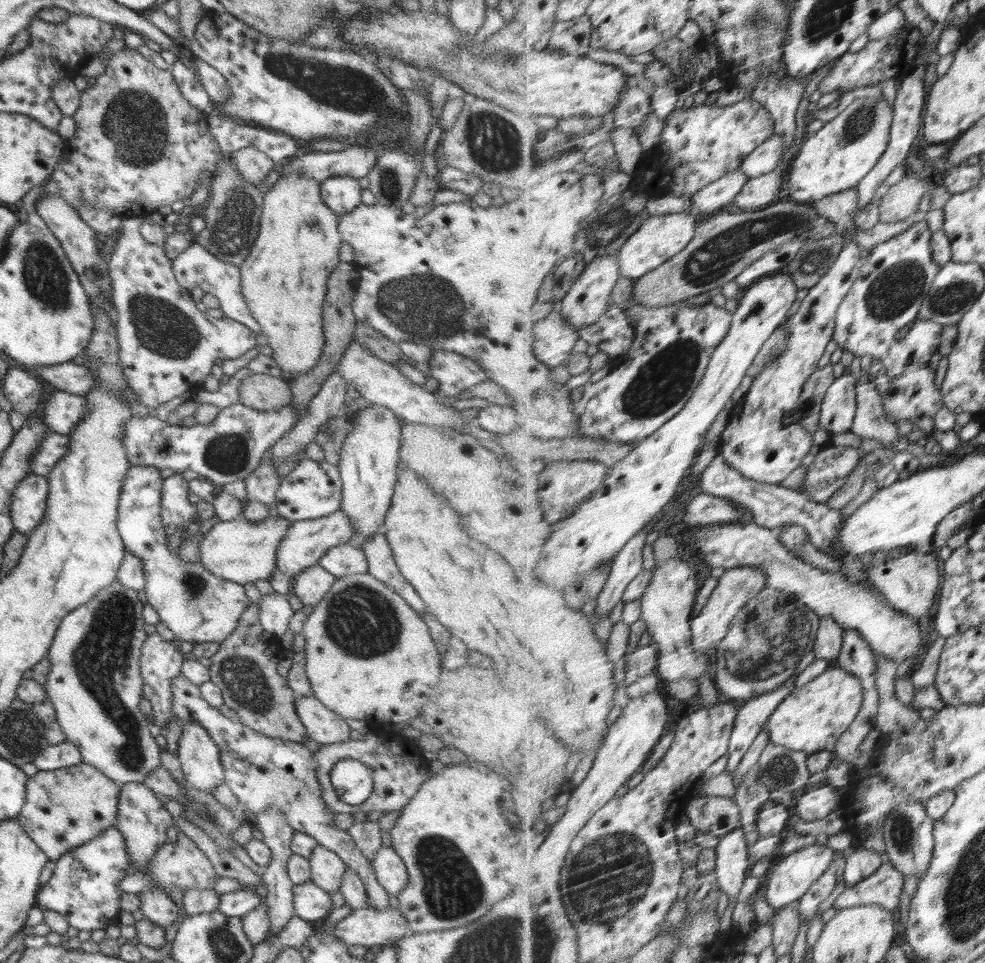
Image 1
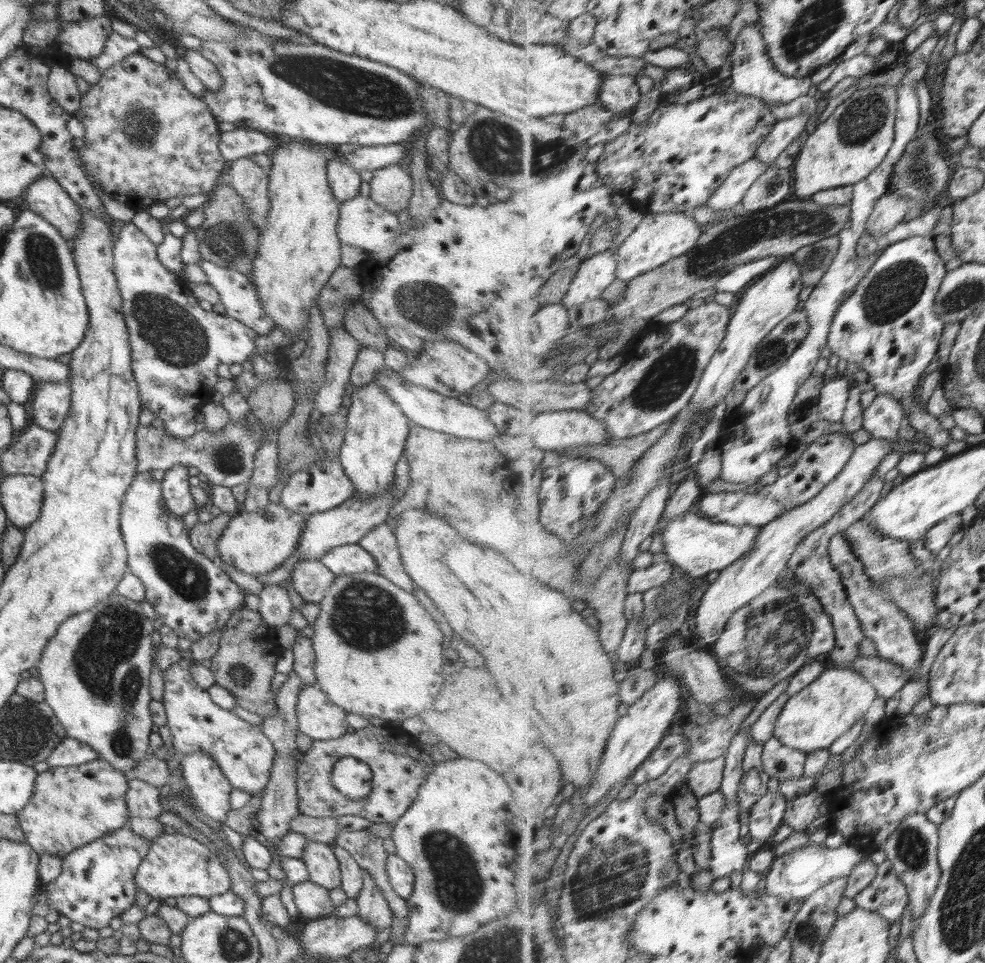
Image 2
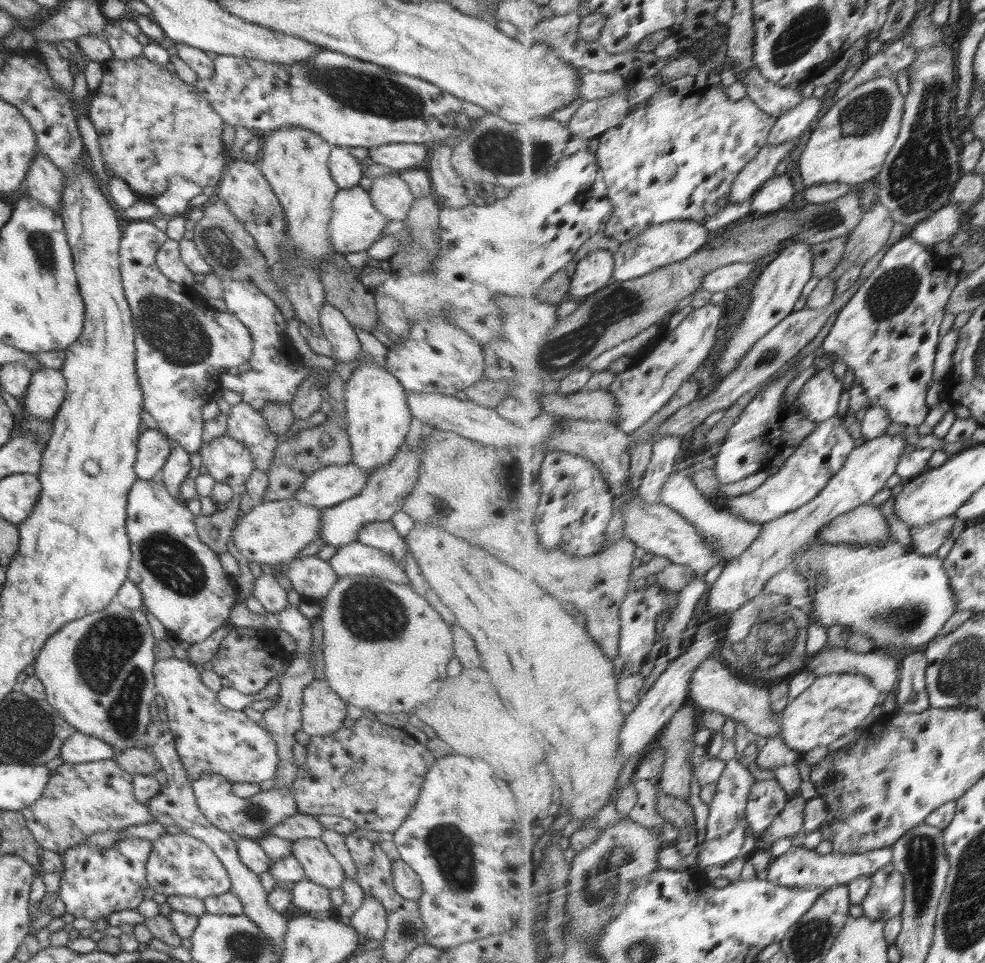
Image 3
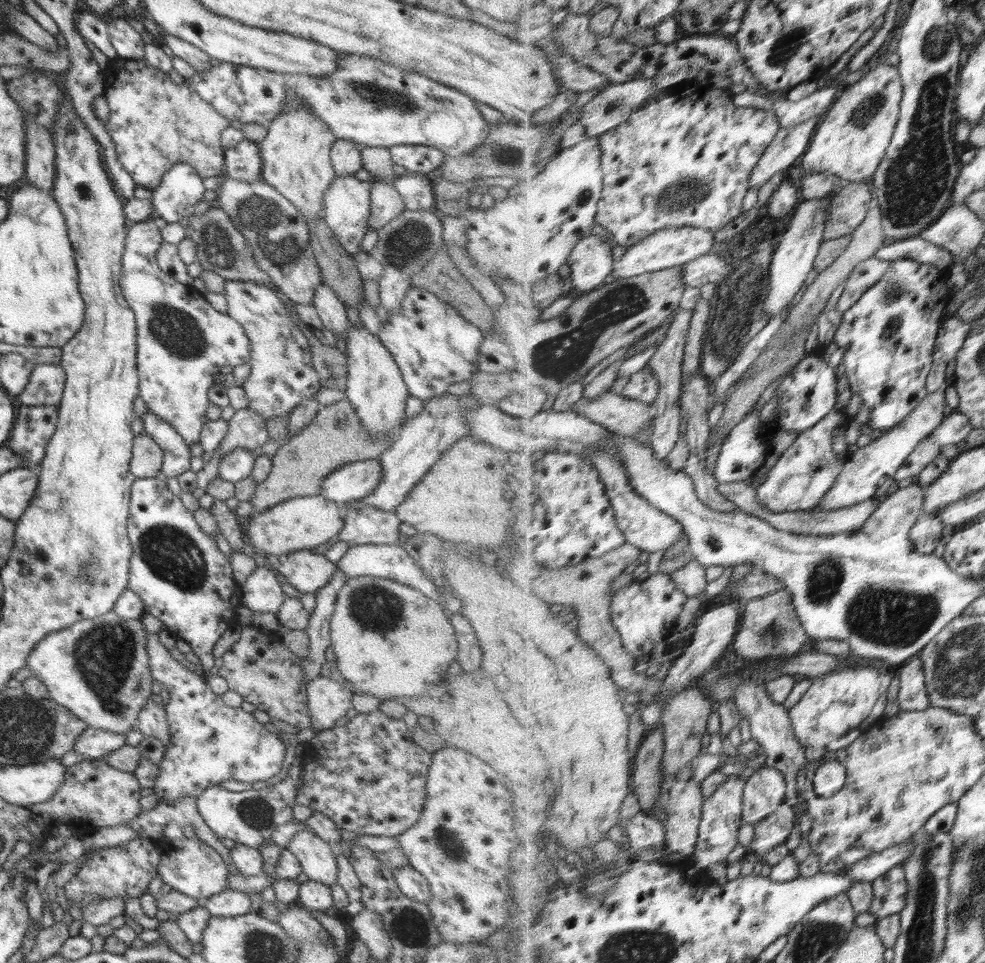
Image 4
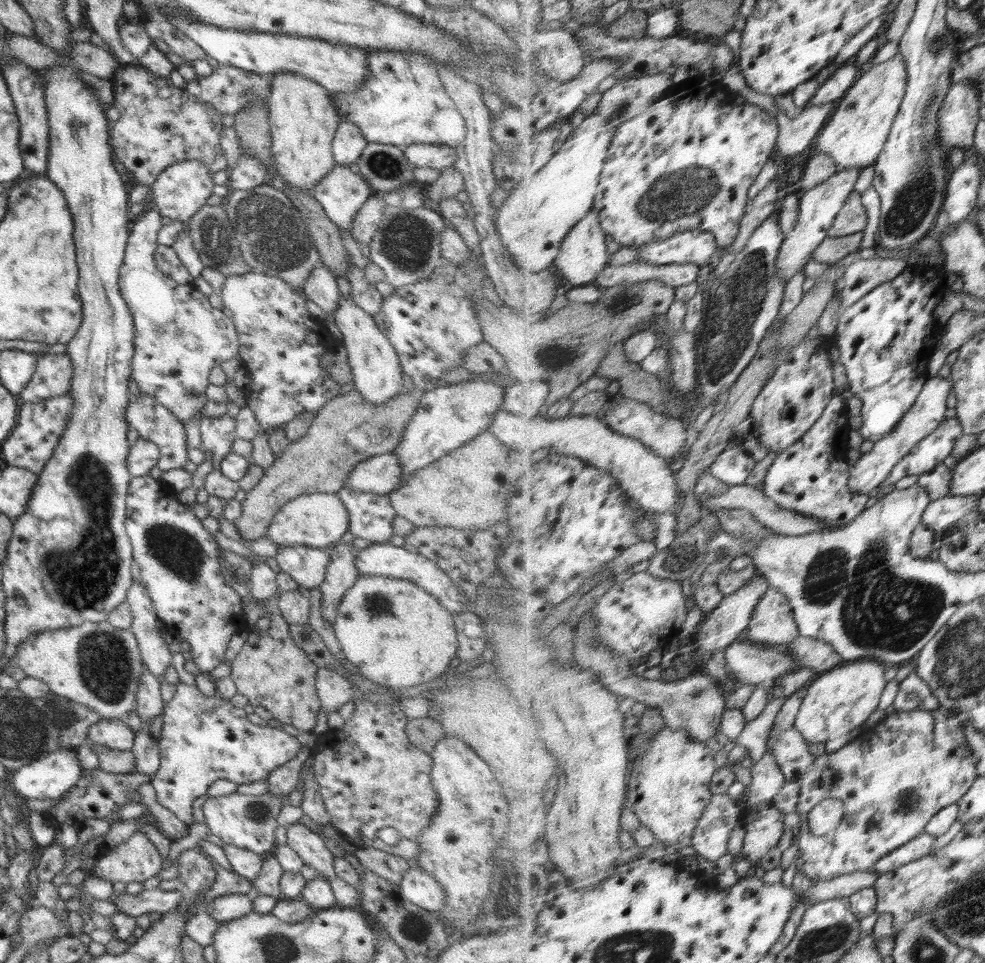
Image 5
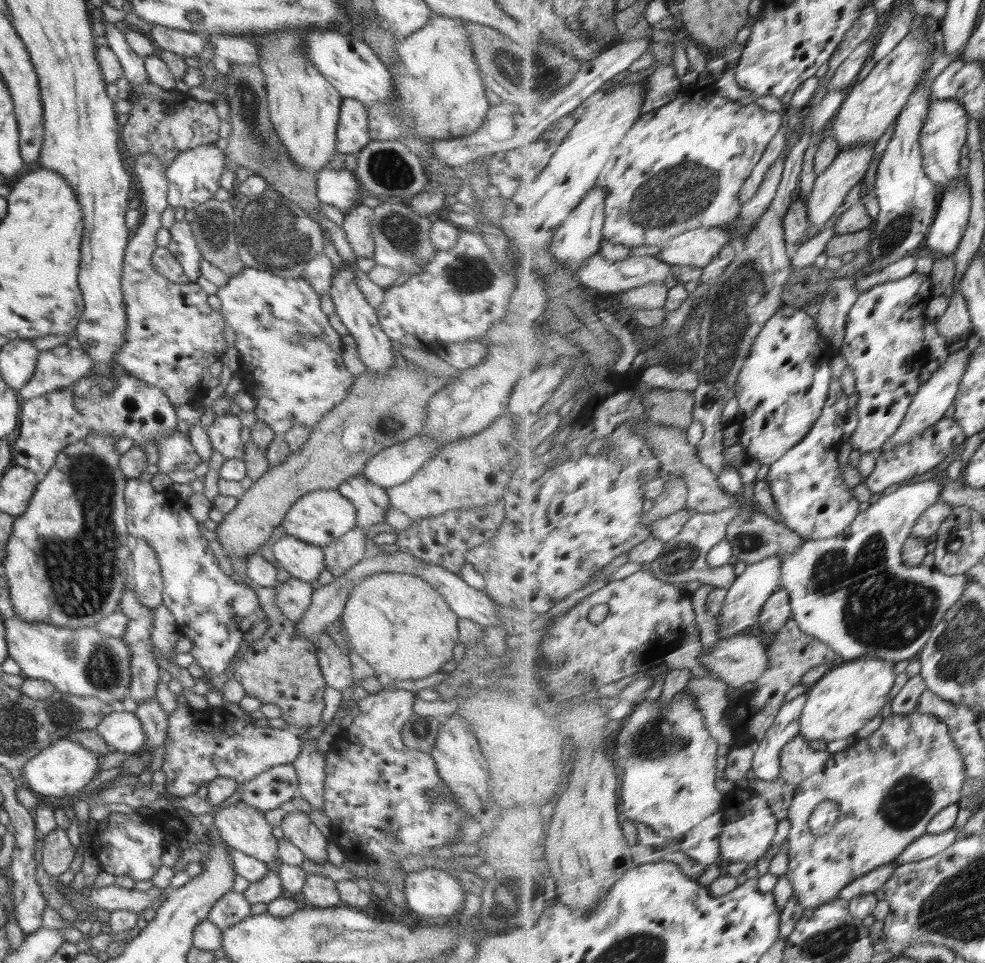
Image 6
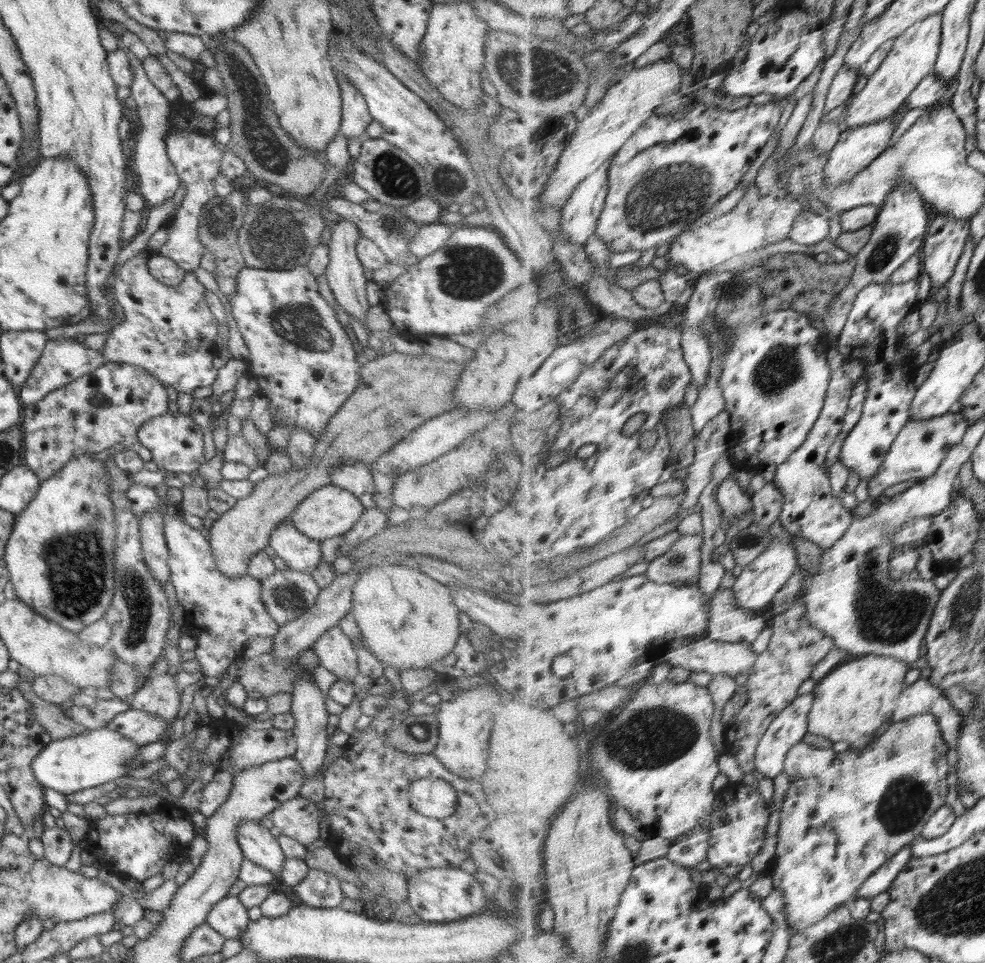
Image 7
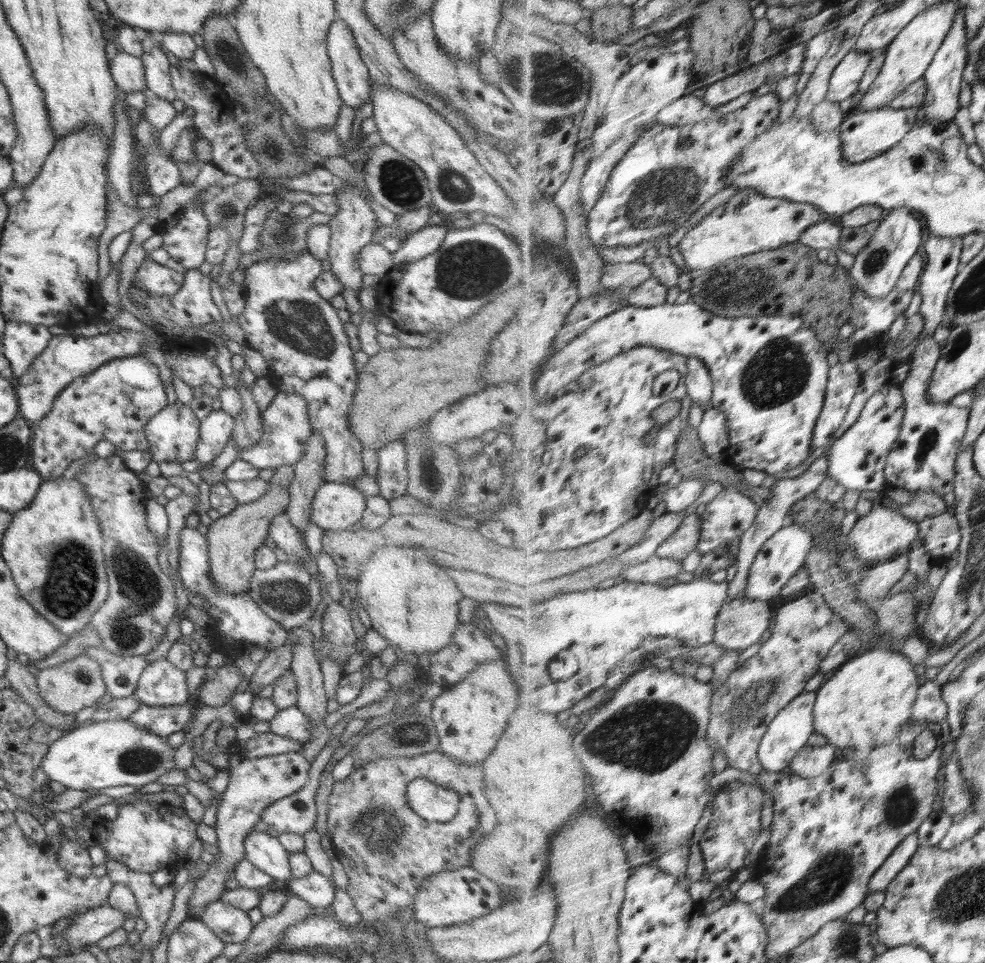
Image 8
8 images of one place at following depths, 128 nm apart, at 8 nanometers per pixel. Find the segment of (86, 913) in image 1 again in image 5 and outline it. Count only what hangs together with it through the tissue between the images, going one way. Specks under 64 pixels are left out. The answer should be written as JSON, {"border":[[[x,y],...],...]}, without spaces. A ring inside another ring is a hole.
{"border":[[[136,830],[126,842],[117,844],[115,848],[96,858],[95,865],[89,871],[92,877],[110,881],[112,884],[144,883],[158,876],[164,868],[162,860],[148,836]]]}

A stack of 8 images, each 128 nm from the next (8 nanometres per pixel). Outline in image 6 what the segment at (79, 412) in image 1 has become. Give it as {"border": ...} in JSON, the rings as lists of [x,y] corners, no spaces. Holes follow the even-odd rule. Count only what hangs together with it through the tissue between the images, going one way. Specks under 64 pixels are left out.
{"border":[[[60,345],[37,356],[34,374],[19,391],[25,400],[34,399],[48,392],[74,386],[91,370],[91,358],[86,351]]]}

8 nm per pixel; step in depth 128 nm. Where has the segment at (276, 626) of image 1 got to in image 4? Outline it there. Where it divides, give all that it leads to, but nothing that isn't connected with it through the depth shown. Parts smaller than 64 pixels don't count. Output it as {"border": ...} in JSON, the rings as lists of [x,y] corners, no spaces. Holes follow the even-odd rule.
{"border":[[[269,565],[257,566],[240,586],[241,605],[249,612],[273,613],[281,609],[286,595]]]}

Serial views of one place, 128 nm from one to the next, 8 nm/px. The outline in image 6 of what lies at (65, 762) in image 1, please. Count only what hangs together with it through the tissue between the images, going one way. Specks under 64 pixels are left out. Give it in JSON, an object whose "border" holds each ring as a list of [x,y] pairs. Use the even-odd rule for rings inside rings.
{"border":[[[120,708],[105,716],[98,724],[96,732],[113,750],[129,754],[140,752],[146,741],[146,734],[136,713]]]}

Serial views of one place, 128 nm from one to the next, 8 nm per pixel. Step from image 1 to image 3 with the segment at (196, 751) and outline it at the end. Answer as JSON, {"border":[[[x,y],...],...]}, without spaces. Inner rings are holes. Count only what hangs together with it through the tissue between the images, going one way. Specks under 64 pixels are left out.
{"border":[[[203,774],[191,781],[200,812],[216,828],[224,832],[236,832],[242,838],[259,840],[269,833],[269,830],[298,812],[297,804],[290,789],[269,789],[257,792],[250,799],[240,798],[232,792],[232,785],[222,775]]]}

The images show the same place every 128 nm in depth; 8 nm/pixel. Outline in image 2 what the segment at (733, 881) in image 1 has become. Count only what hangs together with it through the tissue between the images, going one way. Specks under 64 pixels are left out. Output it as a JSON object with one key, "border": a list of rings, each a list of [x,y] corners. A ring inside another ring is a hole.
{"border":[[[754,726],[746,731],[740,730],[734,741],[732,741],[732,747],[725,755],[727,758],[727,767],[725,768],[725,779],[722,783],[721,790],[725,793],[727,803],[723,810],[722,816],[719,816],[713,829],[713,859],[711,862],[711,868],[716,879],[726,878],[734,876],[735,872],[744,870],[746,864],[748,864],[748,858],[750,858],[750,852],[748,852],[749,838],[742,838],[742,822],[740,822],[740,807],[741,796],[739,793],[740,785],[743,783],[744,776],[746,776],[746,770],[744,770],[744,756],[748,752],[748,746],[750,746],[750,740],[752,740],[752,732],[754,732]]]}

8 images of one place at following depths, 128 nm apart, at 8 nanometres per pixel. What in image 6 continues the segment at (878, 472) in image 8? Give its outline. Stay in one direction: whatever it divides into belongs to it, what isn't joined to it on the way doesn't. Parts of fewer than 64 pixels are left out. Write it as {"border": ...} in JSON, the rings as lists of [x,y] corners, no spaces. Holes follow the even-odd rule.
{"border":[[[916,271],[908,278],[879,284],[863,292],[852,309],[841,354],[854,372],[856,393],[860,396],[857,407],[861,421],[850,439],[853,449],[860,453],[883,454],[919,395],[923,386],[920,376],[924,366],[930,362],[924,326],[934,298],[930,275]]]}

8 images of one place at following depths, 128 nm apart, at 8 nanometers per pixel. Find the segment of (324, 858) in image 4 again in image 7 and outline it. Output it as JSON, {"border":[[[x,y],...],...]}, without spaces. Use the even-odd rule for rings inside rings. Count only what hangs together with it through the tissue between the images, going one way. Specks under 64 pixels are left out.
{"border":[[[300,794],[282,801],[270,815],[281,835],[297,840],[306,848],[320,836],[320,811],[317,803]]]}

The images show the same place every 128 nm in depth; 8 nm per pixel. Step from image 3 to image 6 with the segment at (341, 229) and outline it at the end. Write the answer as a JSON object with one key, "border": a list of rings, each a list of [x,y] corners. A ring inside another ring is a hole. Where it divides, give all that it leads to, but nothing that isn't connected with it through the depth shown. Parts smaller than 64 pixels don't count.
{"border":[[[345,168],[320,170],[316,174],[317,197],[324,204],[336,207],[344,214],[358,205],[366,191],[362,191],[360,183],[352,171]]]}

